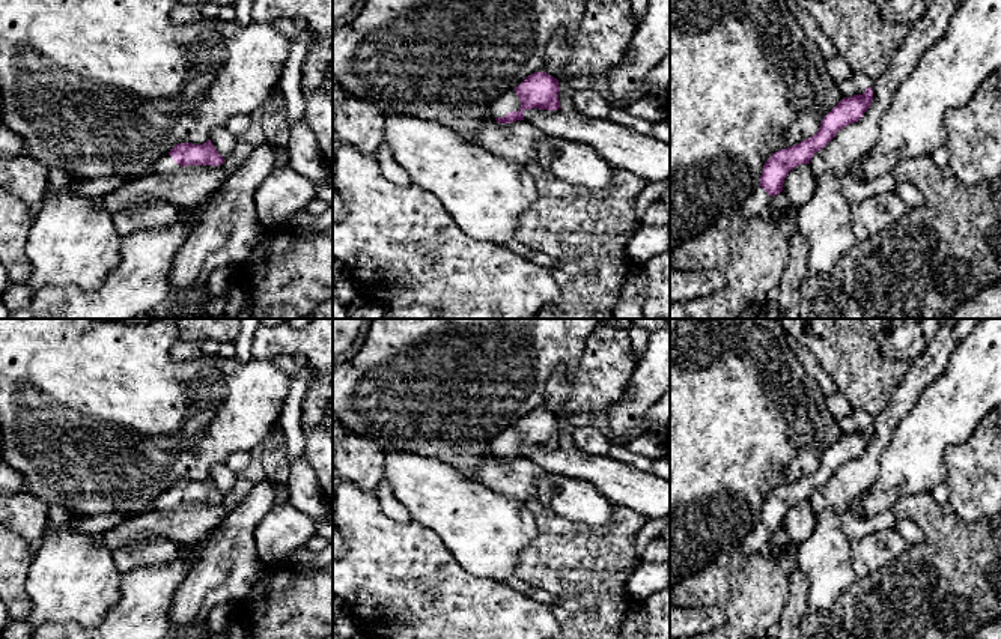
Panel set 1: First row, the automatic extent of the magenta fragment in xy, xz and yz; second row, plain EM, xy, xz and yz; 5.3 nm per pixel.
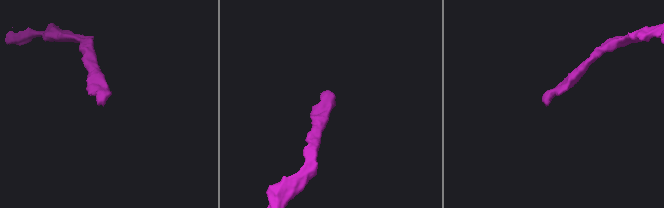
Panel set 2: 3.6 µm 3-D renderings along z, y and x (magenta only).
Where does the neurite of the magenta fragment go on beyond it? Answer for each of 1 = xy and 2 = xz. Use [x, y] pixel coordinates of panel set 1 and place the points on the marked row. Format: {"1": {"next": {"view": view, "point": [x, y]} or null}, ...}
{"1": {"next": {"view": "xy", "point": [164, 166]}}, "2": {"next": {"view": "xz", "point": [508, 101]}}}

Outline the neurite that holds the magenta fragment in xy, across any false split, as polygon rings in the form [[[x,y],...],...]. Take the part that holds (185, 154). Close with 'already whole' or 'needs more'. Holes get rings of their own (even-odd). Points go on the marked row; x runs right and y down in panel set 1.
[[[208,140],[203,144],[181,143],[176,144],[167,155],[155,161],[152,170],[157,174],[170,174],[187,165],[221,165],[226,159]]]; needs more

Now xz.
[[[545,71],[542,72],[534,72],[528,75],[518,87],[509,89],[503,92],[491,105],[491,116],[498,122],[498,123],[512,123],[516,120],[524,120],[524,111],[531,110],[531,108],[539,108],[539,110],[558,110],[560,101],[558,101],[558,80],[548,75]]]; needs more

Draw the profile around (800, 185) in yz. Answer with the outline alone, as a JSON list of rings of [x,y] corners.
[[[801,164],[789,171],[783,183],[783,194],[787,204],[799,209],[805,204],[816,191],[817,177],[814,176],[810,164]]]

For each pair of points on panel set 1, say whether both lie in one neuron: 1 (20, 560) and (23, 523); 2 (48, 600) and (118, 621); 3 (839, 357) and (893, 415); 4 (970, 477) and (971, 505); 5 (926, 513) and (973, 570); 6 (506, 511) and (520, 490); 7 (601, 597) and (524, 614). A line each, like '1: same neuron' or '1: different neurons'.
1: different neurons
2: different neurons
3: different neurons
4: same neuron
5: same neuron
6: different neurons
7: different neurons

